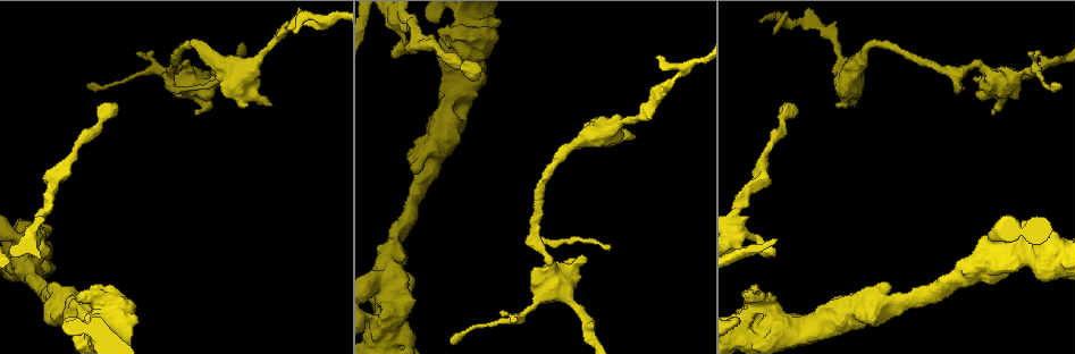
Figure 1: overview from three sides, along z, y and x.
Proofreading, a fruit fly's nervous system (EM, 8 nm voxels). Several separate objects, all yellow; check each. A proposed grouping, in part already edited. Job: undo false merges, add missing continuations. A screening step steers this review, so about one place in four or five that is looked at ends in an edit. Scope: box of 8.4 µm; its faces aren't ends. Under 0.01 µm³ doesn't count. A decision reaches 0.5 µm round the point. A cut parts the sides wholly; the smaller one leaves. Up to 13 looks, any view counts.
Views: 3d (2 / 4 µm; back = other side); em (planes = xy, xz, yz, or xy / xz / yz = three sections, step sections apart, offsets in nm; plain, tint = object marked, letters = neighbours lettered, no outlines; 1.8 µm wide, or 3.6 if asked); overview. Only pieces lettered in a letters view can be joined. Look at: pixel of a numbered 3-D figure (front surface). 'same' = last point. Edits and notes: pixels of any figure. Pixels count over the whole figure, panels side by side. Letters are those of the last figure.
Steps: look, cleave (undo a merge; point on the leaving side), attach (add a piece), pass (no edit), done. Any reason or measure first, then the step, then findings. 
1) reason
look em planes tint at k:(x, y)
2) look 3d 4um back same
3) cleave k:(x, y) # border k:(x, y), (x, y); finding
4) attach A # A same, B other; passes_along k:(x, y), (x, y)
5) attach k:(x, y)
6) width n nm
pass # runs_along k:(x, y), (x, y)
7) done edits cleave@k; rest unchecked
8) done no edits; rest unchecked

free end
look 3d 2um at 1:(113, 104)

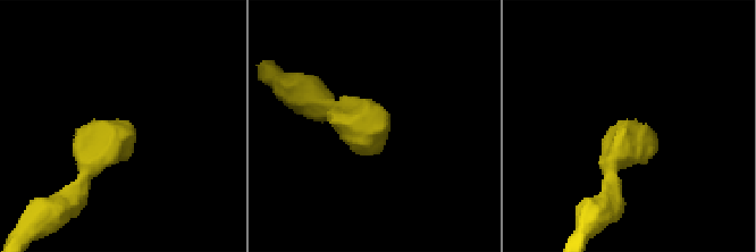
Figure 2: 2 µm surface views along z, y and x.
look em planes plain at 2:(126, 122)

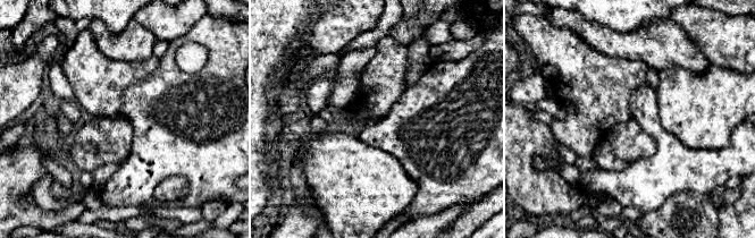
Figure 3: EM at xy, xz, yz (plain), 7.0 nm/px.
see the neighbours
look em planes letters same

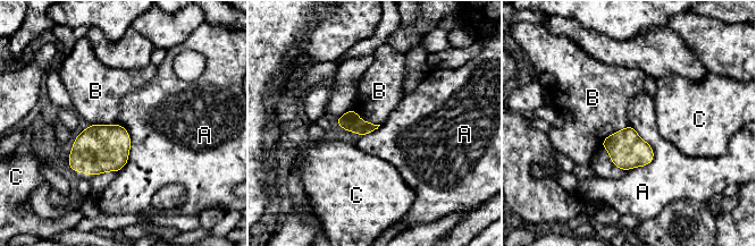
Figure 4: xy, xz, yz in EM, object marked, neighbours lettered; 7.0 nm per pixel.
pass # A other, B other, C other; border 4:(629, 125), (653, 159), (626, 170); none of them fits

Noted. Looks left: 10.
thick turns thin
look em 3.6um planes tint at 1:(753, 325)

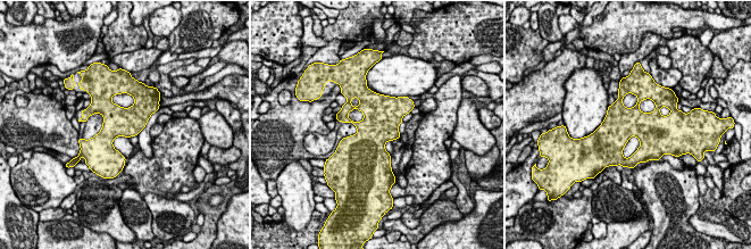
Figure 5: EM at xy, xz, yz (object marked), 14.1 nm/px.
see the neighbours
look em 3.6um planes letters same

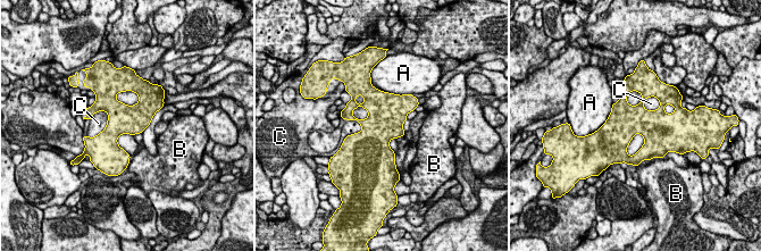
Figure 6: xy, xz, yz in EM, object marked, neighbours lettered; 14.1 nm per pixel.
pass # A other, B other, C other; border 6:(105, 110), (107, 125), (90, 137); one neuron here

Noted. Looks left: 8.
branch stops here
look 3d 4um back at 1:(396, 56)

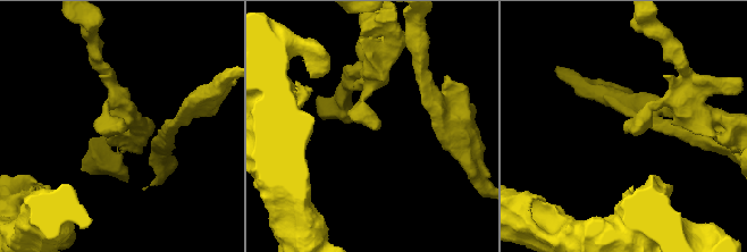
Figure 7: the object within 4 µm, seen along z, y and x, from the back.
look em planes tint at 7:(120, 133)

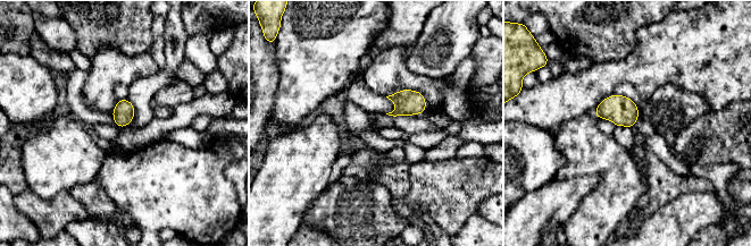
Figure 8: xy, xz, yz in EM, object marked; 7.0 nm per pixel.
what lies round it
look em planes letters same

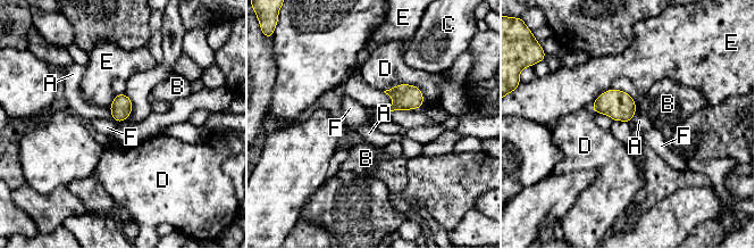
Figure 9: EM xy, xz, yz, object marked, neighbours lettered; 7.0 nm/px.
pass # A other, B other, C other, D other, E other, F other; border 9:(114, 119), (117, 122); none of them fits

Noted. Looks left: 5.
touches itself
look em 3.6um planes plain at 1:(390, 318)

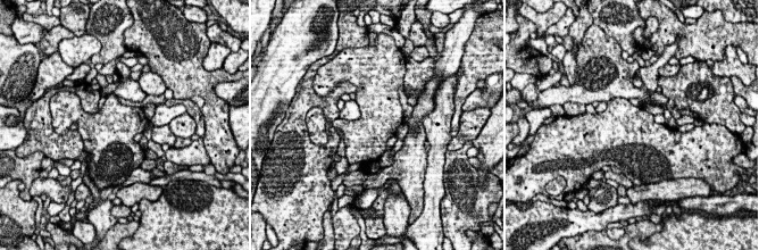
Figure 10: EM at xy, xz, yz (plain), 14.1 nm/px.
what lies round it
look em 3.6um planes letters same

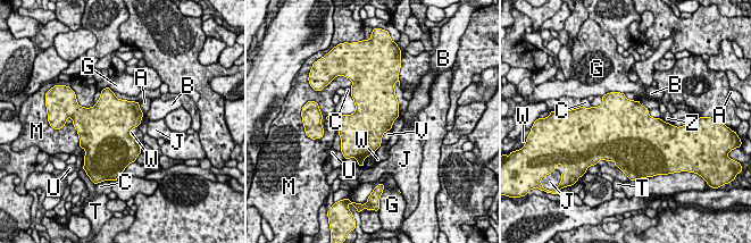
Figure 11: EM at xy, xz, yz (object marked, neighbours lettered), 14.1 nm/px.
width 600 nm
pass # A other, B other, C other, G other, J other, M other, T other, U other, V other, W other, Z other; border 11:(138, 126), (130, 131), (132, 136); all the same neuron

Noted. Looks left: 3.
an open end
look 3d 2um at 1:(609, 244)

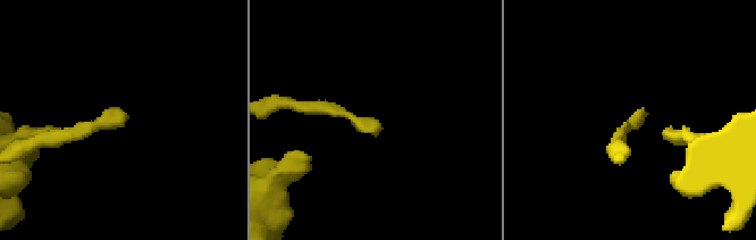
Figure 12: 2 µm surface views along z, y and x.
look em 3.6um planes plain at 12:(123, 122)

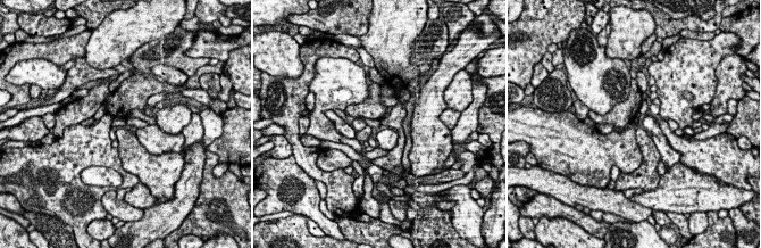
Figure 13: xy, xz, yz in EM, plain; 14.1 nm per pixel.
look em 3.6um planes letters same

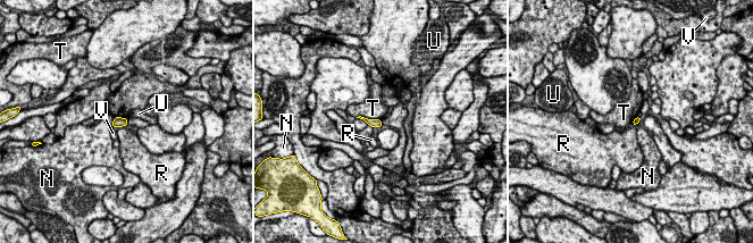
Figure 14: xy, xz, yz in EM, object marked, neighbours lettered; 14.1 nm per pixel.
pass # N other, R other, T other, U other, V other; no lettered piece goes on from it

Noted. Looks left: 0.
done no edits; rest unchecked

